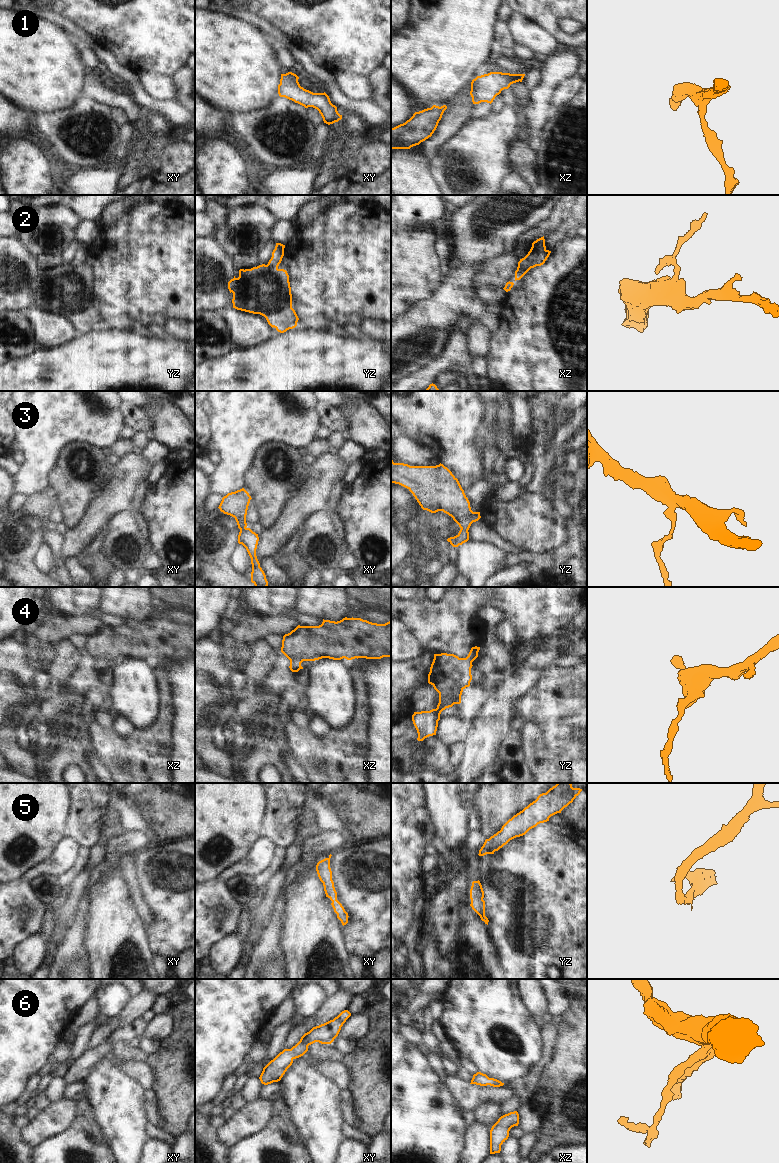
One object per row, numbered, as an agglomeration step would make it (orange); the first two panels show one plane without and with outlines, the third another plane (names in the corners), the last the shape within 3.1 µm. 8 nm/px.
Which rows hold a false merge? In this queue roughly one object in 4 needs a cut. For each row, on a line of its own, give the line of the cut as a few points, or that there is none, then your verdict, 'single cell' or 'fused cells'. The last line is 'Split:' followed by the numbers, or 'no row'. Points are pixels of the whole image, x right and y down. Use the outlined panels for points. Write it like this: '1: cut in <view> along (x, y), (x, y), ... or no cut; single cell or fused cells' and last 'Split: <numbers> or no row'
1: no cut; single cell
2: cut in yz along (267, 264), (277, 268); fused cells
3: no cut; single cell
4: no cut; single cell
5: no cut; single cell
6: no cut; single cell
Split: 2

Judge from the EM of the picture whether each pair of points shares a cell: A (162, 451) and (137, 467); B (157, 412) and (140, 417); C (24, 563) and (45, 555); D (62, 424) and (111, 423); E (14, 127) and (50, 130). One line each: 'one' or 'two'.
A: two
B: two
C: two
D: one
E: two

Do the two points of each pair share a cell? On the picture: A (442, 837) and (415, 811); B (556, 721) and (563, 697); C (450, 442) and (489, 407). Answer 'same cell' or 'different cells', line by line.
A: different cells
B: same cell
C: different cells

